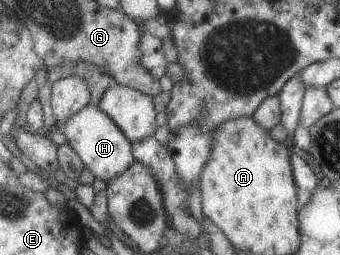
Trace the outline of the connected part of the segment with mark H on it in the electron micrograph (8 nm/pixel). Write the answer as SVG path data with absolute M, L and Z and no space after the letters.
M93 101L75 116L70 117L62 124L58 123L58 128L65 135L67 143L71 144L81 156L91 173L106 183L114 177L119 177L137 160L133 153L132 141L129 141L124 130Z

